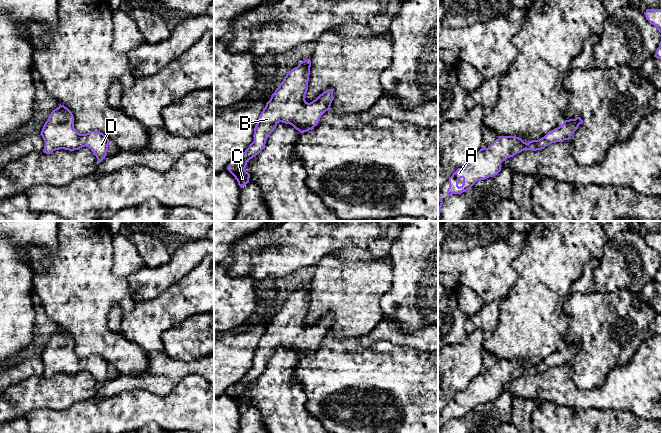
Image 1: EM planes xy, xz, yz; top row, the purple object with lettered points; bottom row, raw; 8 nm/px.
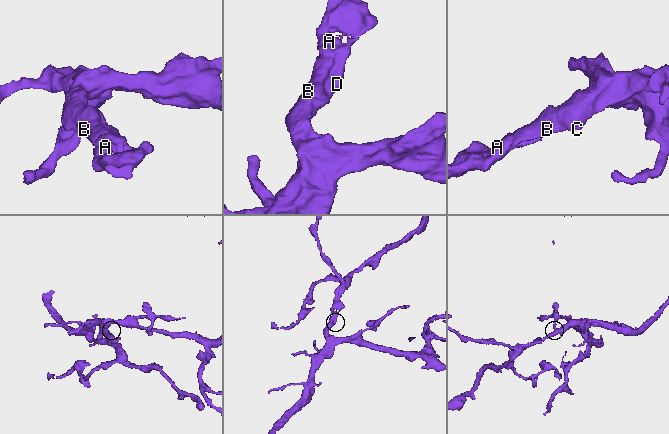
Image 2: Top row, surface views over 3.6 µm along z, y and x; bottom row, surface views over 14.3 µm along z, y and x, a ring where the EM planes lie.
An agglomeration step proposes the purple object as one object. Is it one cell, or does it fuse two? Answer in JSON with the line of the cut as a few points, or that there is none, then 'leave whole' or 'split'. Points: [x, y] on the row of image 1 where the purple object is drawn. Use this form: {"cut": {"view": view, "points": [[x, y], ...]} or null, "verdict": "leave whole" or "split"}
{"cut": null, "verdict": "leave whole"}

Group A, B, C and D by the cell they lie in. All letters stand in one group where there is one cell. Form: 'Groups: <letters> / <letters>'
Groups: A B C D

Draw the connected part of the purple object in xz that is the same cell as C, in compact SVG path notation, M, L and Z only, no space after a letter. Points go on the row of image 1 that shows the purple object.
M309 58L286 74L258 118L254 128L254 141L228 165L227 170L241 188L249 183L250 174L245 170L247 162L264 149L267 138L279 122L290 124L303 133L314 129L321 116L330 110L333 101L332 89L324 91L310 103L305 100L310 67Z

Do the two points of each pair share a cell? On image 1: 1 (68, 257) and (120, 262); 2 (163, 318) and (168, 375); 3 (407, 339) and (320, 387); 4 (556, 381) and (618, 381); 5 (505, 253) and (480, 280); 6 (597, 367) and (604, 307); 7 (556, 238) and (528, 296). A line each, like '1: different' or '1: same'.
1: different
2: different
3: different
4: same
5: same
6: same
7: same

